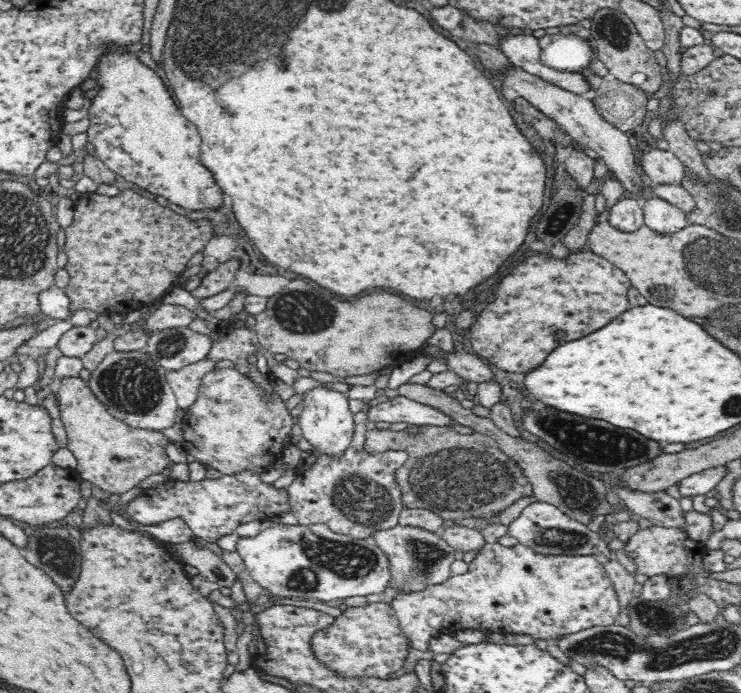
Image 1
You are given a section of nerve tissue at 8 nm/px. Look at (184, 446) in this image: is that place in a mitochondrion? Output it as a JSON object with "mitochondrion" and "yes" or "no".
{"mitochondrion":"no"}

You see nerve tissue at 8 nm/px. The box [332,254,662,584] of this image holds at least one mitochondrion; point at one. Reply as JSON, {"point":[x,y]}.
{"point":[456,477]}

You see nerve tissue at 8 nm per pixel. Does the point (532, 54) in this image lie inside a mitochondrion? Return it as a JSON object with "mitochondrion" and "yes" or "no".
{"mitochondrion":"no"}

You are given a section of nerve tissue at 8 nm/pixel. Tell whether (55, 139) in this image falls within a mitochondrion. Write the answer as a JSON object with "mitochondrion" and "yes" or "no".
{"mitochondrion":"no"}

